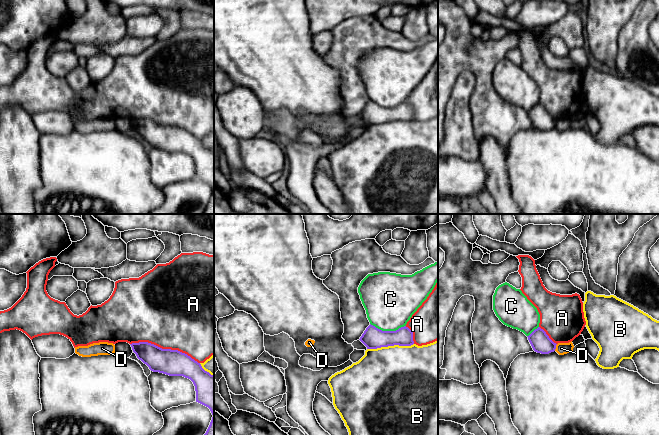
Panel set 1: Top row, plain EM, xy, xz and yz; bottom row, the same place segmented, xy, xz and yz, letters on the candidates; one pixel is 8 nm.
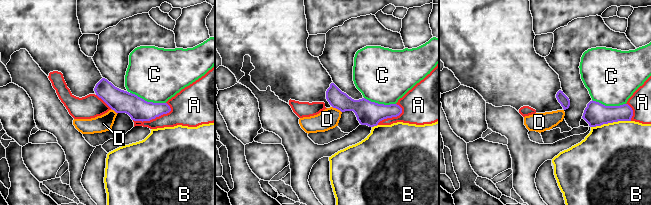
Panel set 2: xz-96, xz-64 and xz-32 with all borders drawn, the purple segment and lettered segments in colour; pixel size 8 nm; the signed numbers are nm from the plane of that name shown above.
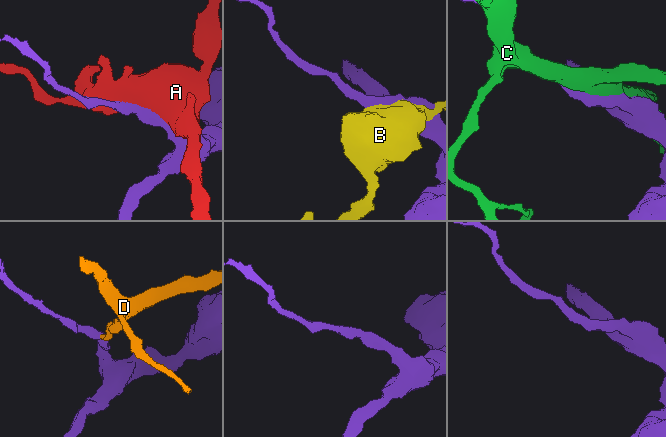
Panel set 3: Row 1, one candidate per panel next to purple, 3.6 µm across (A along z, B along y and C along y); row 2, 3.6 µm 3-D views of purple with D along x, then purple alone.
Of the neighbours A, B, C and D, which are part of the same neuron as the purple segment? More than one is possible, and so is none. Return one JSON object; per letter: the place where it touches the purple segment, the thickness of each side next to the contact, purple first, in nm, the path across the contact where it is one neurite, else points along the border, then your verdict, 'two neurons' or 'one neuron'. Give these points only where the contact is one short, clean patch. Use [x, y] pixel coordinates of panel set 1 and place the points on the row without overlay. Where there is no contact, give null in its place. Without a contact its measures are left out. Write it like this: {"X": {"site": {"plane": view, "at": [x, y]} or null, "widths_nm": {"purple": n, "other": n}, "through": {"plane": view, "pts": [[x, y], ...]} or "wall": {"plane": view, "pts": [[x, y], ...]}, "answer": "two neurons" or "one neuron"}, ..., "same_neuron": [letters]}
{"A": {"site": {"plane": "xy", "at": [165, 125]}, "widths_nm": {"purple": 200, "other": 480}, "answer": "two neurons"}, "B": {"site": {"plane": "xz", "at": [390, 121]}, "widths_nm": {"purple": 170, "other": 480}, "answer": "two neurons"}, "C": {"site": {"plane": "xz", "at": [388, 107]}, "widths_nm": {"purple": 170, "other": 420}, "answer": "two neurons"}, "D": {"site": {"plane": "yz", "at": [555, 123]}, "widths_nm": {"purple": 160, "other": 100}, "wall": {"plane": "yz", "pts": [[557, 120], [554, 126]]}, "answer": "two neurons"}, "same_neuron": []}

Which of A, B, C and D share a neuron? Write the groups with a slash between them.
A / B / C / D

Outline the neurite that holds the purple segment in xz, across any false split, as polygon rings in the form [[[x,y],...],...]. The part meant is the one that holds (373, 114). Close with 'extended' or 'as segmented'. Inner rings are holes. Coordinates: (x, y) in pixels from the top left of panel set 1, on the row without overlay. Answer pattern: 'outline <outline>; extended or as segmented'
outline [[[369,101],[359,115],[367,125],[377,125],[388,122],[411,122],[414,120],[413,108],[406,102],[396,107],[382,107]]]; as segmented

